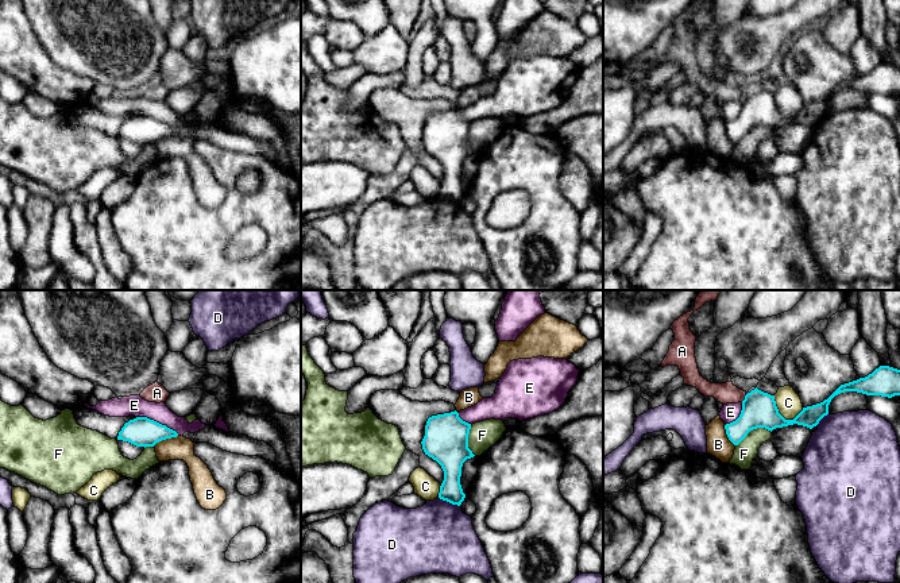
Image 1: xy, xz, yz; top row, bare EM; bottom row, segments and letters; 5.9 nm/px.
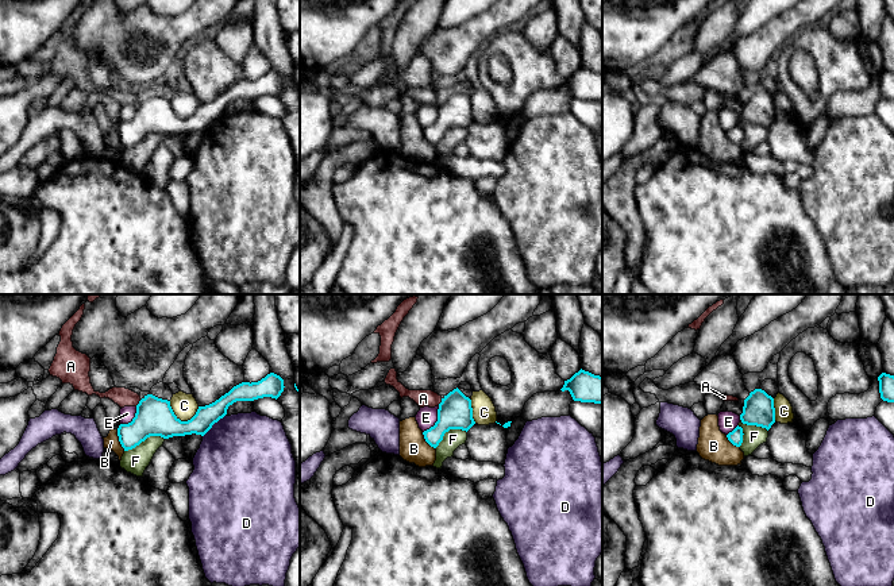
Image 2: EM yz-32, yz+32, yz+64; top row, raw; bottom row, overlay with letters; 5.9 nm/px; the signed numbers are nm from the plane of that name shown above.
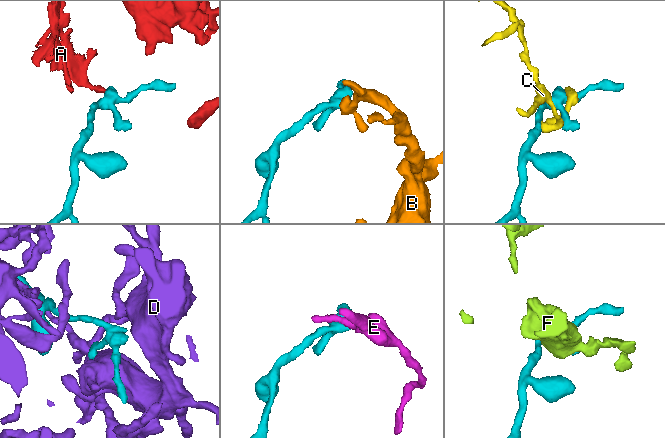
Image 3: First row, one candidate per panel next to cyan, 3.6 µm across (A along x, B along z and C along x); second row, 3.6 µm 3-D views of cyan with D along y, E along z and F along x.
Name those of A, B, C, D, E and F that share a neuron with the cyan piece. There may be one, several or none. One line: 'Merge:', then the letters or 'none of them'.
Merge: none of them

